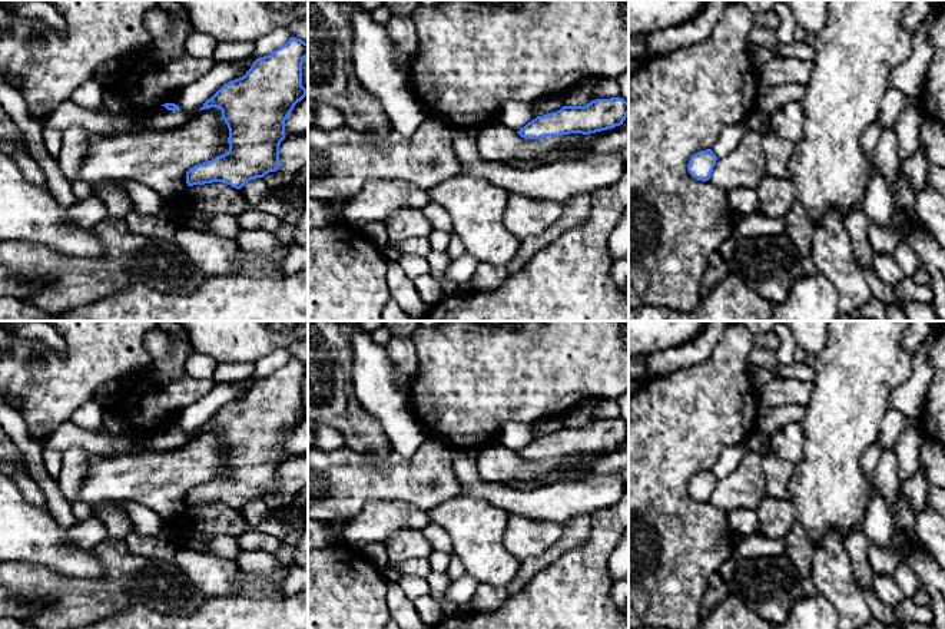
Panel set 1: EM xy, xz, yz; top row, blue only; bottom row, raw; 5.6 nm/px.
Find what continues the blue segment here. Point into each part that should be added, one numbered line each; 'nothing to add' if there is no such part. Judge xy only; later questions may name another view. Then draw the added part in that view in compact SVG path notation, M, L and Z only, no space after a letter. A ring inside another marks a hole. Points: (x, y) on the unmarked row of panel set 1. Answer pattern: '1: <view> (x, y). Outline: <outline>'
1: xy (161, 440). Outline: M159 427L145 436L145 446L146 450L155 453L176 451L186 447L198 434L199 431L186 434L183 431L168 431L165 427Z

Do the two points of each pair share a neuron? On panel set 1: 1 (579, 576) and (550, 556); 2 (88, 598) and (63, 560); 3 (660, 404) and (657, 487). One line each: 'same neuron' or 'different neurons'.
1: different neurons
2: different neurons
3: same neuron

